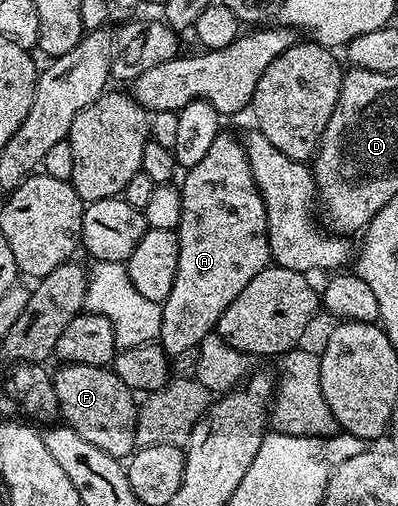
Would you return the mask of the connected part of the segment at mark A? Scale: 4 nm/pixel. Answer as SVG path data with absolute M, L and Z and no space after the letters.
M221 131L207 155L195 166L184 170L180 181L181 221L175 230L179 243L179 263L175 283L171 283L171 291L161 305L159 338L161 348L173 359L184 353L192 354L201 340L216 330L223 311L235 303L235 295L239 295L239 291L243 291L243 287L247 287L247 283L251 283L259 271L268 269L271 264L267 211L259 187L251 175L244 144L238 138L236 141L227 131Z

